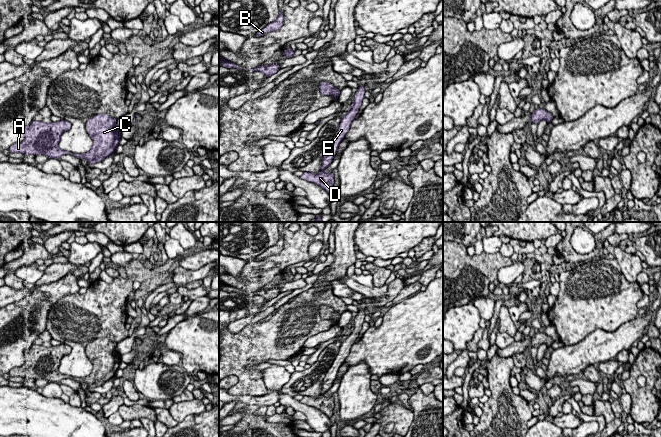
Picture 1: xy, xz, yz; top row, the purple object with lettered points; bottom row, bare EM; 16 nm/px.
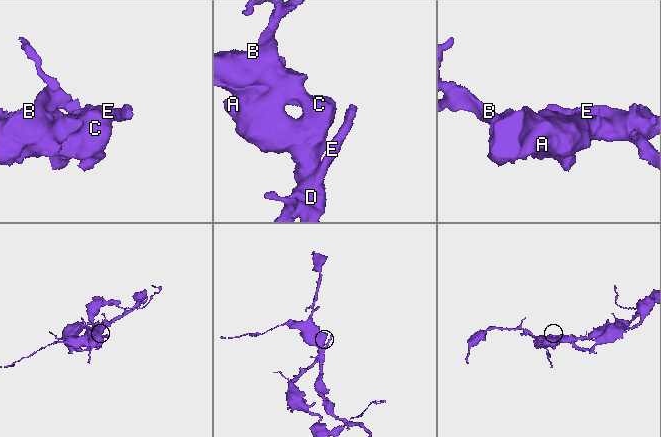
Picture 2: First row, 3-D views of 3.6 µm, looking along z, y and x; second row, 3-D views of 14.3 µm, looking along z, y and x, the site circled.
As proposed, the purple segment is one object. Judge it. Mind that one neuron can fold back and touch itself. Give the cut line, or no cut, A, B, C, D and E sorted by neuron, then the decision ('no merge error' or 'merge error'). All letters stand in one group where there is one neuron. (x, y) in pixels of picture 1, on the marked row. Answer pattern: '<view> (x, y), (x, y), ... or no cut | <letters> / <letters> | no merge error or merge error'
no cut | A B C D E | no merge error

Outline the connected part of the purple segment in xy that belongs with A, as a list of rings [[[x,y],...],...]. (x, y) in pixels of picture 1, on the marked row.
[[[33,120],[24,127],[25,139],[9,147],[10,153],[24,155],[46,155],[48,158],[60,159],[62,155],[72,154],[59,148],[61,135],[71,128],[66,120],[44,123]]]

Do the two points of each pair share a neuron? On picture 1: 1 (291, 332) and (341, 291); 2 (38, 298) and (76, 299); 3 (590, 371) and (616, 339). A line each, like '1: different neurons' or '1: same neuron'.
1: different neurons
2: different neurons
3: different neurons

